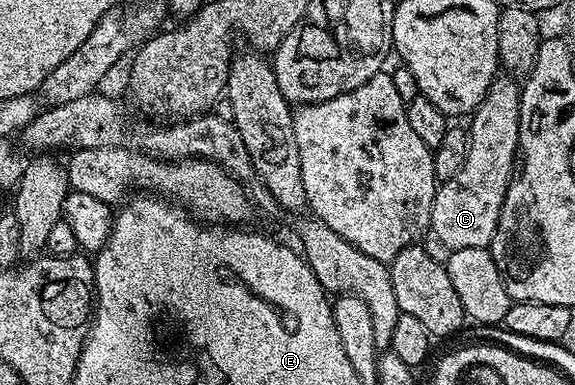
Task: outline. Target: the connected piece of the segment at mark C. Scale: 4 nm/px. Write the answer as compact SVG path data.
M497 78L492 81L486 98L471 113L472 125L466 128L468 153L462 170L458 170L454 178L443 181L434 194L430 232L445 244L445 249L488 248L496 233L502 202L512 181L520 125L521 85L515 79L504 79L508 80Z

